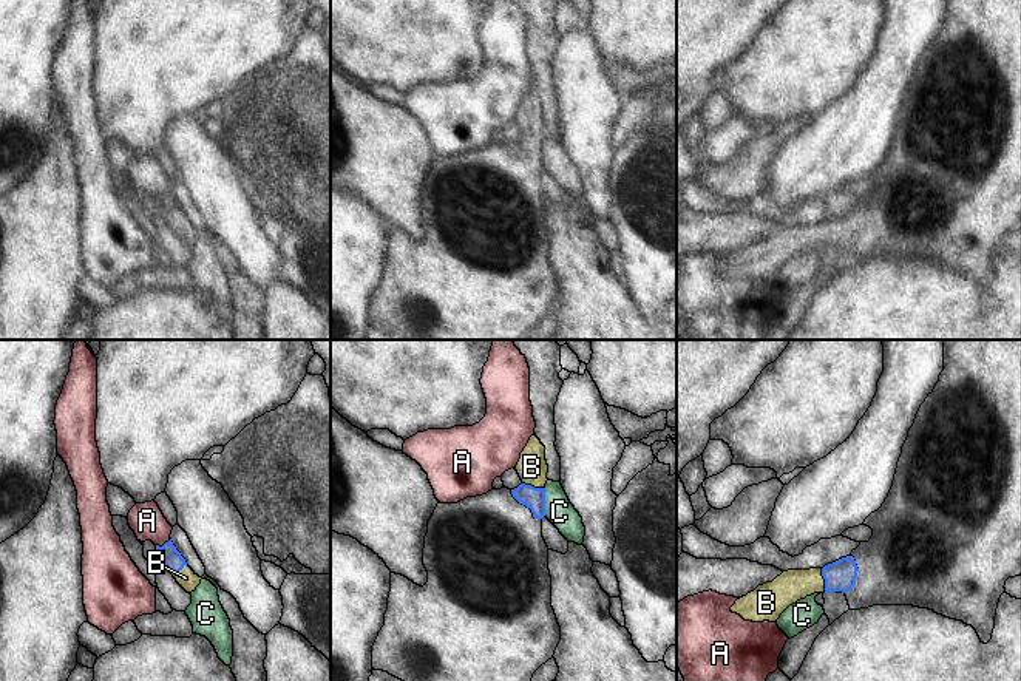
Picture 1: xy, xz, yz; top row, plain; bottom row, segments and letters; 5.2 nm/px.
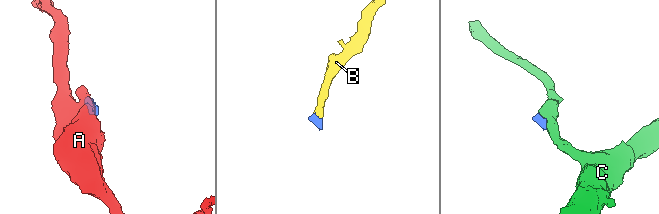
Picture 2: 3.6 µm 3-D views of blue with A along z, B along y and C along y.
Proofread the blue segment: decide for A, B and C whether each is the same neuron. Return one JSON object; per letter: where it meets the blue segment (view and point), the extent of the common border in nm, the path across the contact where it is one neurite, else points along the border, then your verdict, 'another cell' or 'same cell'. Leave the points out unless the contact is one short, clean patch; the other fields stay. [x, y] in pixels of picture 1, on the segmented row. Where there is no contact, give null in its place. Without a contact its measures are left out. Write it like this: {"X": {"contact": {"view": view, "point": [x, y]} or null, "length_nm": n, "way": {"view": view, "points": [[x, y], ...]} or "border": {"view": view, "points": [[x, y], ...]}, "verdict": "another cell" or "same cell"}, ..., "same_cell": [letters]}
{"A": {"contact": {"view": "xy", "point": [164, 544]}, "length_nm": 90, "border": {"view": "xy", "points": [[170, 539], [156, 545]]}, "verdict": "another cell"}, "B": {"contact": {"view": "yz", "point": [825, 581]}, "length_nm": 130, "way": {"view": "yz", "points": [[839, 576], [825, 581], [791, 586]]}, "verdict": "same cell"}, "C": {"contact": {"view": "xz", "point": [544, 502]}, "length_nm": 140, "verdict": "another cell"}, "same_cell": ["B"]}

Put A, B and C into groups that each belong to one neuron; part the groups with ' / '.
A / B / C

